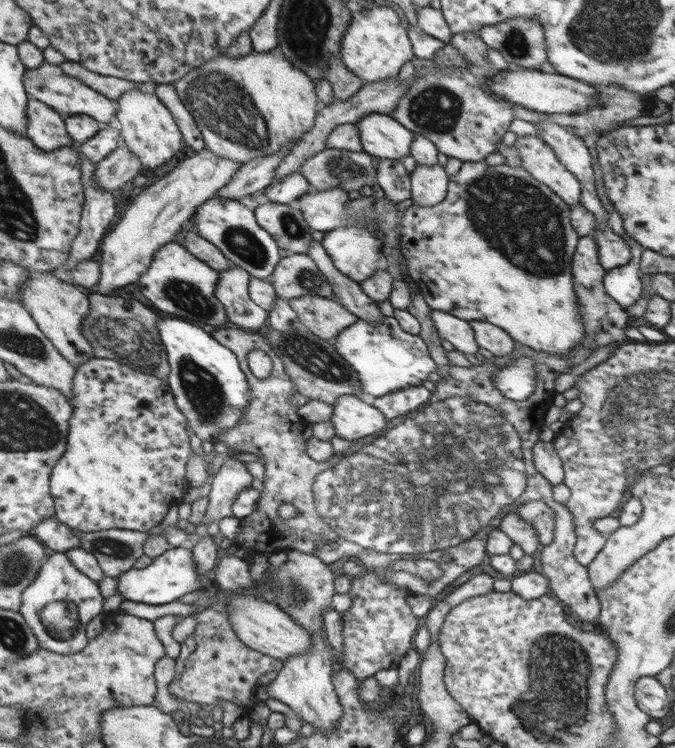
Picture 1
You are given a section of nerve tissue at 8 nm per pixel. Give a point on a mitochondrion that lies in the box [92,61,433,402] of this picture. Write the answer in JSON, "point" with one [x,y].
{"point":[220,102]}

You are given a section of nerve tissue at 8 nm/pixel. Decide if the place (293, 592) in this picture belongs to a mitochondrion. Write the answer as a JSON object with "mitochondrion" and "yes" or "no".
{"mitochondrion":"yes"}

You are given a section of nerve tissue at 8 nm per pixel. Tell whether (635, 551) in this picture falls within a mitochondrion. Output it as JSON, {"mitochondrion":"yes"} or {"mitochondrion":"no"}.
{"mitochondrion":"no"}

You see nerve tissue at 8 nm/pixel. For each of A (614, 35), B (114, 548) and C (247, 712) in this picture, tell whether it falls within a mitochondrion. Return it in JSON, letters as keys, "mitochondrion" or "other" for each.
{"A":"mitochondrion","B":"mitochondrion","C":"other"}

